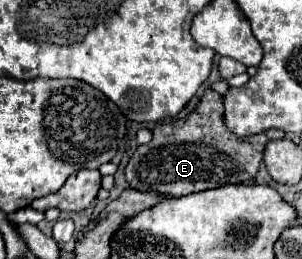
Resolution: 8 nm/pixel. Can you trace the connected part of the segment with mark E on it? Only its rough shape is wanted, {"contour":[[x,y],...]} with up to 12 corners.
{"contour":[[207,89],[125,167],[131,189],[171,197],[257,175],[269,129],[237,137]]}

